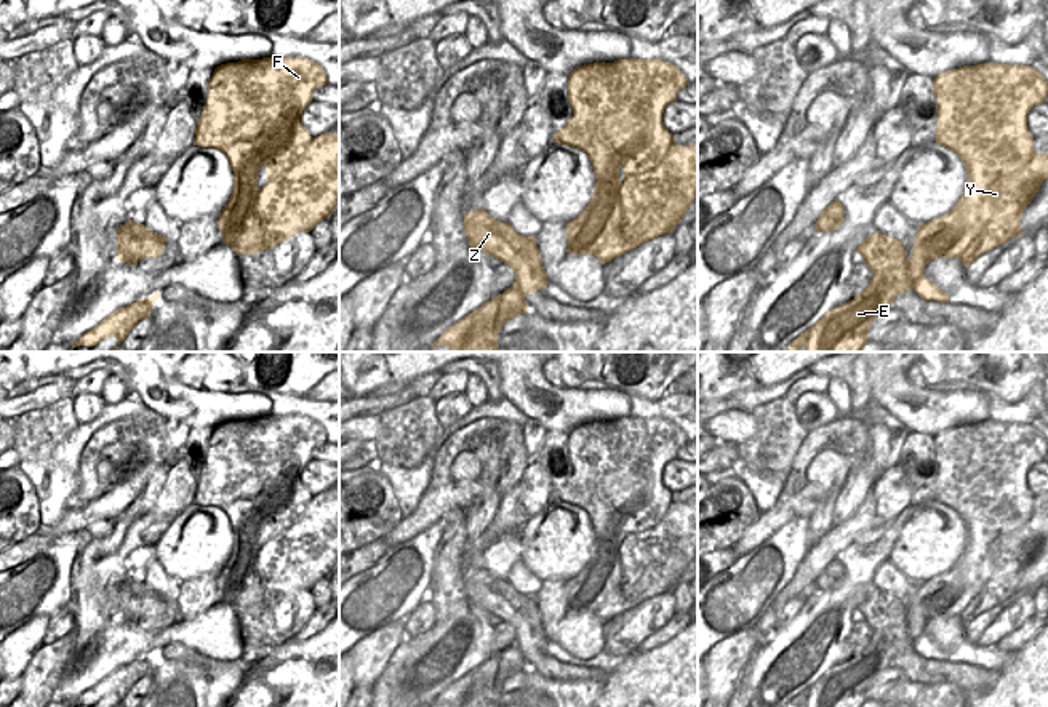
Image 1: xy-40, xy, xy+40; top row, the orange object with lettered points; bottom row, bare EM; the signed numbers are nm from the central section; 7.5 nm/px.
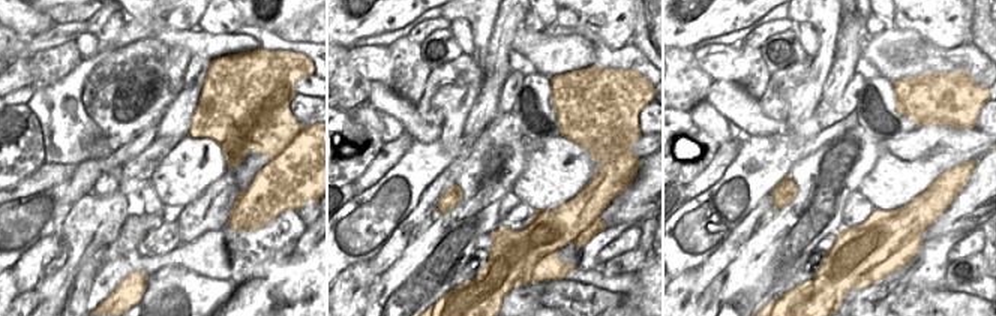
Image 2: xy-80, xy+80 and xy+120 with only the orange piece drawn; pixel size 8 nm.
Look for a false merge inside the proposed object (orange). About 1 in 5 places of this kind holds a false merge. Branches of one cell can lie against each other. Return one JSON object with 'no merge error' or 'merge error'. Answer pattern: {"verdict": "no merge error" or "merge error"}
{"verdict": "merge error"}

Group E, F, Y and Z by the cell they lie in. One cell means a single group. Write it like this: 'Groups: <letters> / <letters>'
Groups: E F Y / Z

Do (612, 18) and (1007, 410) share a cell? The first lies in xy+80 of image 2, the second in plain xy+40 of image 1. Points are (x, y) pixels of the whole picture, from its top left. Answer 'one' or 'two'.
two

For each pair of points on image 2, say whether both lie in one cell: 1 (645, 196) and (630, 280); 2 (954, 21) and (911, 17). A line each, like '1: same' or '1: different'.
1: different
2: same

